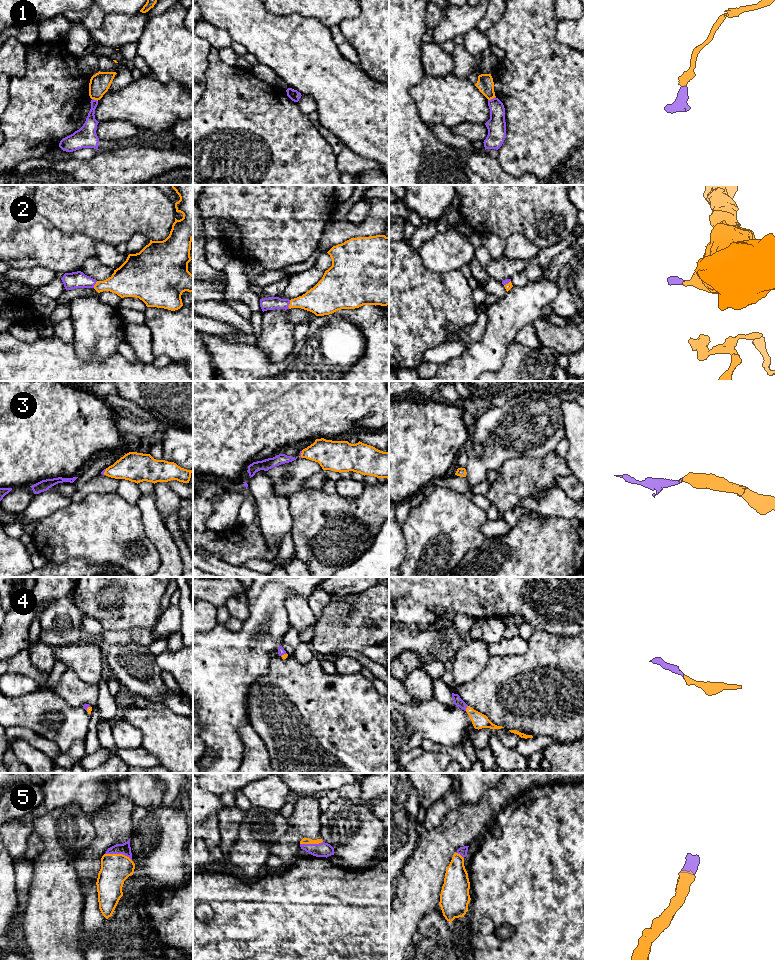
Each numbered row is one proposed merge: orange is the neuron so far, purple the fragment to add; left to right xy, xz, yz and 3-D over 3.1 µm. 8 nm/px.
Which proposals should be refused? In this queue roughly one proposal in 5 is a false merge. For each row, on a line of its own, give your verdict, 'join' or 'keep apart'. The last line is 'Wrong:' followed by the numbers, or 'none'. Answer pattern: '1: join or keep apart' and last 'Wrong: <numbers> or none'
1: keep apart
2: join
3: join
4: join
5: join
Wrong: 1

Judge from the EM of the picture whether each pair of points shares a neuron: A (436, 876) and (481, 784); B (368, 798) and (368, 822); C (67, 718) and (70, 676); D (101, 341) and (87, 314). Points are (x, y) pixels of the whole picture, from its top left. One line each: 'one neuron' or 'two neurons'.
A: two neurons
B: two neurons
C: two neurons
D: one neuron

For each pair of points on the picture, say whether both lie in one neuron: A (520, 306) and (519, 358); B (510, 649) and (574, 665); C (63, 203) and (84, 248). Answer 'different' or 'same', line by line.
A: different
B: different
C: different

